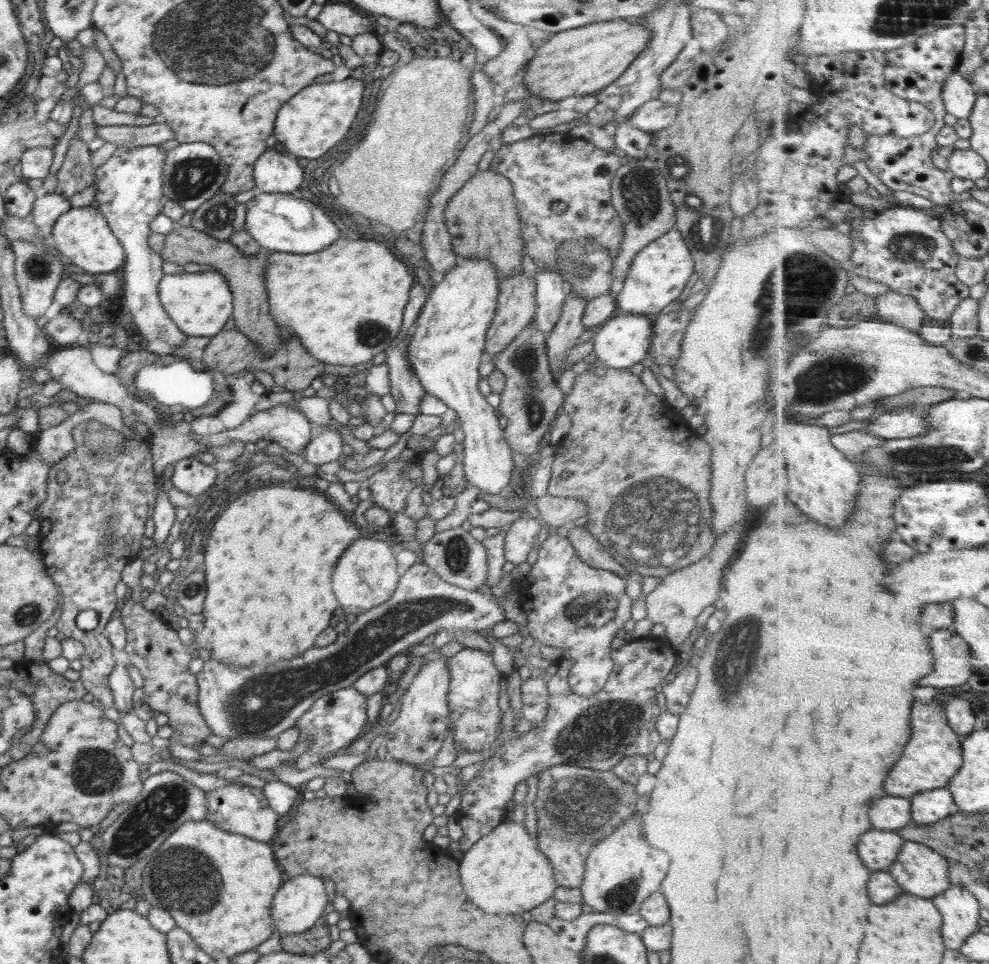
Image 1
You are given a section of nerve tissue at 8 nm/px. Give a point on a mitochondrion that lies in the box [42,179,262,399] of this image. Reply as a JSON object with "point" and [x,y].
{"point":[216,217]}

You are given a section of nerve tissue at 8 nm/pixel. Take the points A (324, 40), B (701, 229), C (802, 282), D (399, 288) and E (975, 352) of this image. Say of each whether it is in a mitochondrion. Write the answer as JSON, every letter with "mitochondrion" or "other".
{"A":"other","B":"mitochondrion","C":"mitochondrion","D":"other","E":"mitochondrion"}

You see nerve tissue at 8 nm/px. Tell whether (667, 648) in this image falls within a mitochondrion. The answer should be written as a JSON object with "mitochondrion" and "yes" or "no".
{"mitochondrion":"no"}

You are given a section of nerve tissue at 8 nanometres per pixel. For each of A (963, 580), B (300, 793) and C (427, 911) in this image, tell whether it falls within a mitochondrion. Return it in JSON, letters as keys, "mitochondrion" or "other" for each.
{"A":"other","B":"other","C":"other"}

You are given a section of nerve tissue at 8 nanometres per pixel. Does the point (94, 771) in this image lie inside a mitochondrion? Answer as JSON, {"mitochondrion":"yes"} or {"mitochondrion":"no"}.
{"mitochondrion":"yes"}

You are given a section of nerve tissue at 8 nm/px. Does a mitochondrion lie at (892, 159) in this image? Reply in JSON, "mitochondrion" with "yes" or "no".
{"mitochondrion":"no"}

